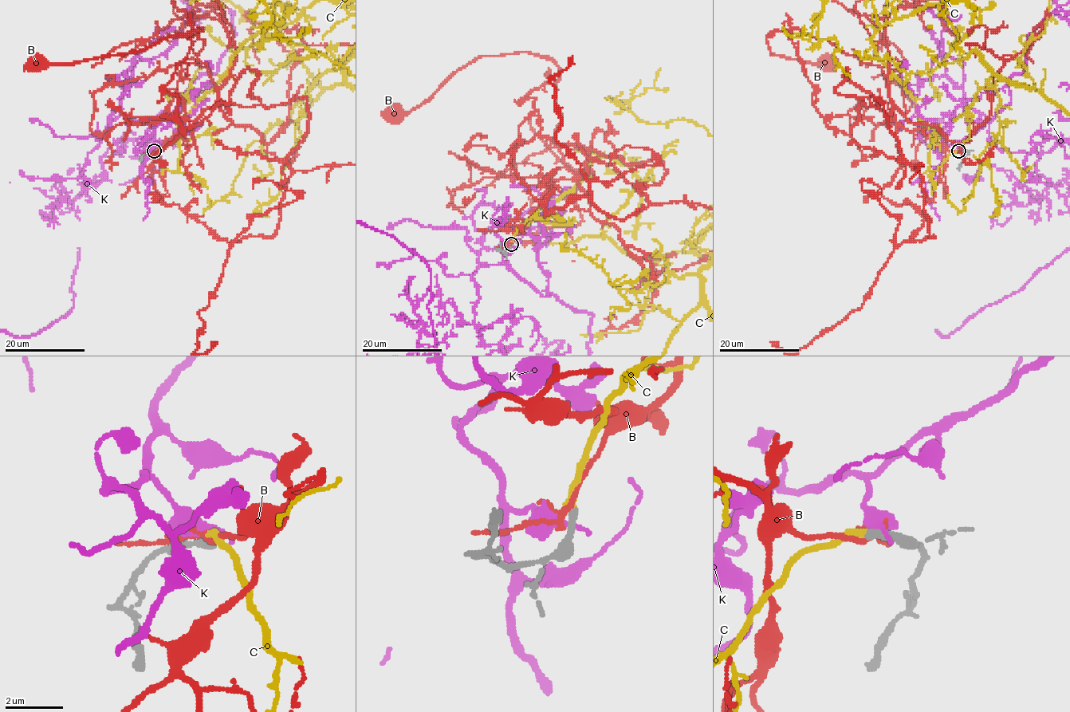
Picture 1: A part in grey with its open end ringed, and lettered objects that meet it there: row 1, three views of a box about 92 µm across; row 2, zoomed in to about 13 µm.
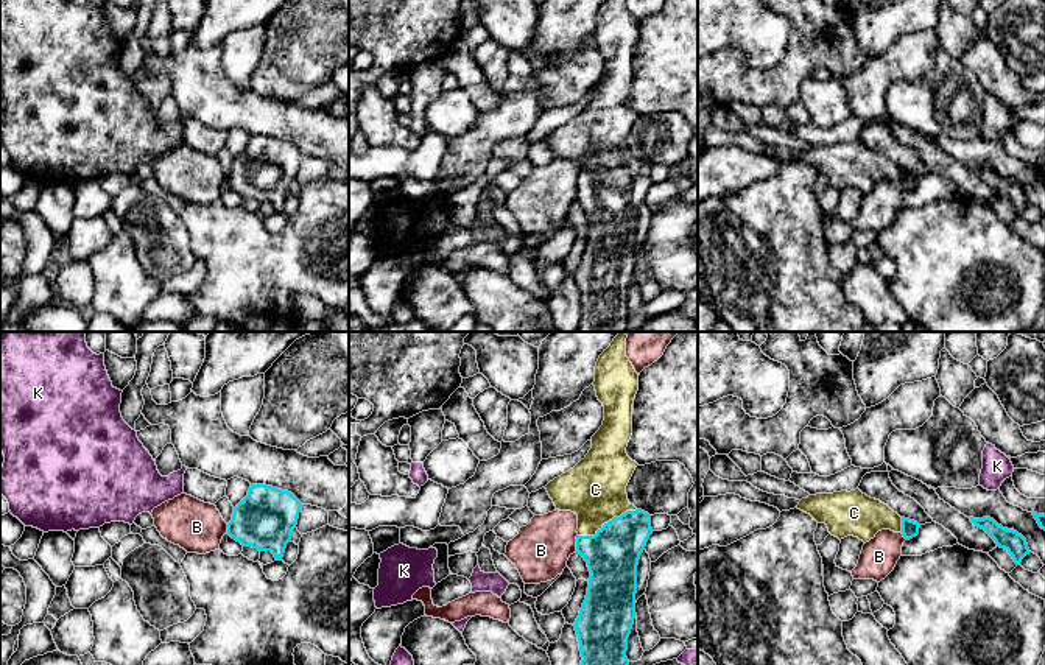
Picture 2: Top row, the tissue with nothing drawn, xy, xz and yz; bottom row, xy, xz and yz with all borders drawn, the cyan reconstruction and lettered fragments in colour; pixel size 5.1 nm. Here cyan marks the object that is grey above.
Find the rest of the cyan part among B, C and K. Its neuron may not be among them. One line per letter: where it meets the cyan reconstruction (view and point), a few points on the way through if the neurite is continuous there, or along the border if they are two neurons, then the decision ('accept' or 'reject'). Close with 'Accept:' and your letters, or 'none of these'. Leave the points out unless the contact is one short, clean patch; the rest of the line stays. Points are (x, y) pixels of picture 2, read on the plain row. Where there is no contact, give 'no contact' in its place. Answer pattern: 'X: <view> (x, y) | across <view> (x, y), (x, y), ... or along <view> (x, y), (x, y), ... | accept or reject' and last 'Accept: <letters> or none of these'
B: xz (577, 193) | reject
C: xz (608, 173) | across xz (612, 206), (608, 173), (595, 140) | accept
K: no contact | reject
Accept: C

